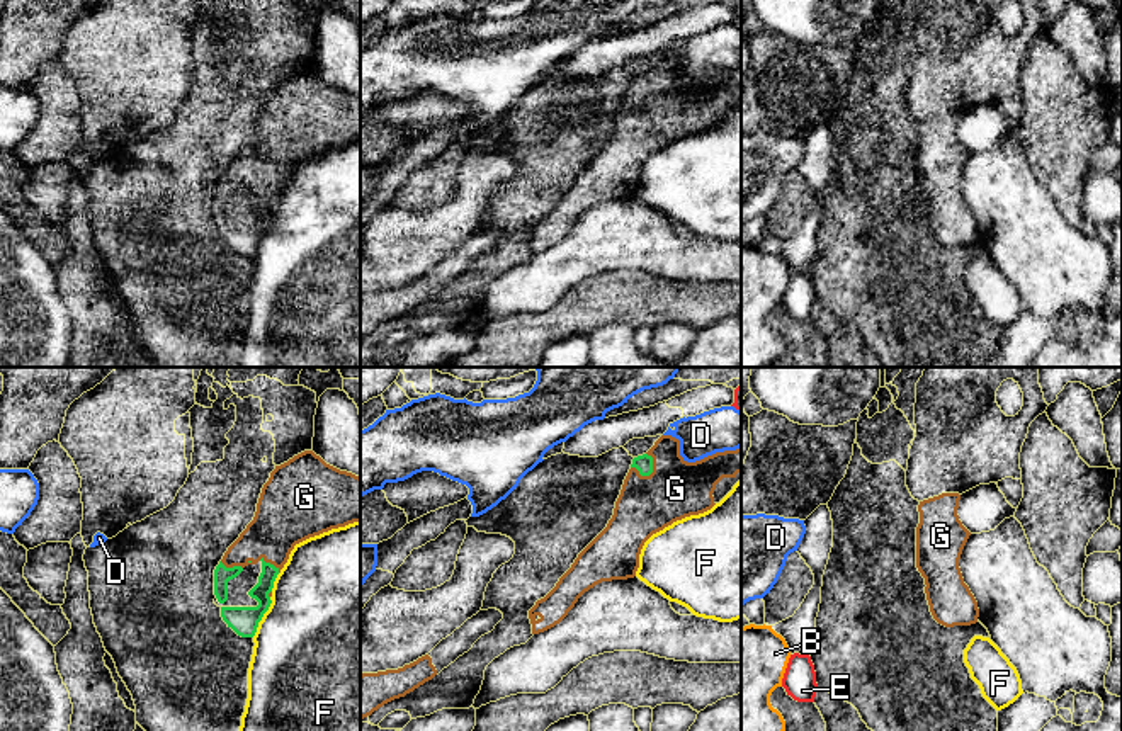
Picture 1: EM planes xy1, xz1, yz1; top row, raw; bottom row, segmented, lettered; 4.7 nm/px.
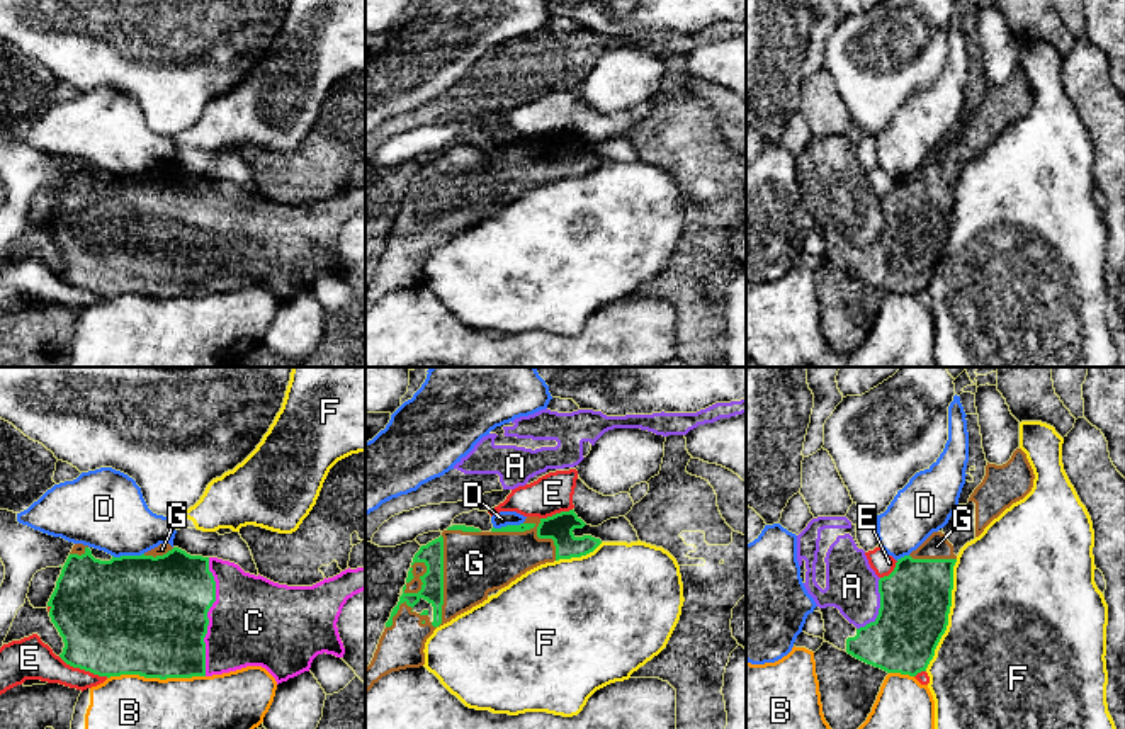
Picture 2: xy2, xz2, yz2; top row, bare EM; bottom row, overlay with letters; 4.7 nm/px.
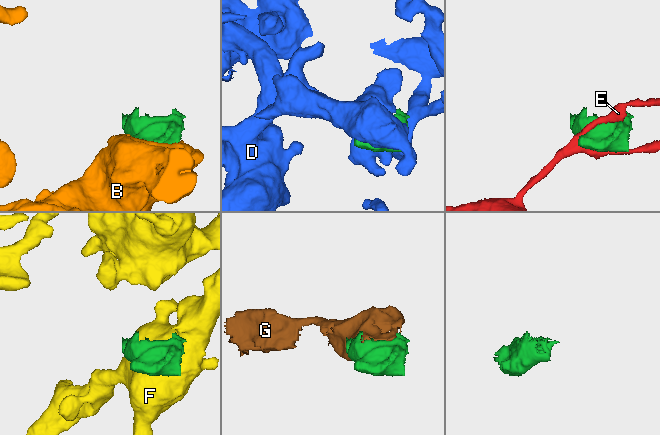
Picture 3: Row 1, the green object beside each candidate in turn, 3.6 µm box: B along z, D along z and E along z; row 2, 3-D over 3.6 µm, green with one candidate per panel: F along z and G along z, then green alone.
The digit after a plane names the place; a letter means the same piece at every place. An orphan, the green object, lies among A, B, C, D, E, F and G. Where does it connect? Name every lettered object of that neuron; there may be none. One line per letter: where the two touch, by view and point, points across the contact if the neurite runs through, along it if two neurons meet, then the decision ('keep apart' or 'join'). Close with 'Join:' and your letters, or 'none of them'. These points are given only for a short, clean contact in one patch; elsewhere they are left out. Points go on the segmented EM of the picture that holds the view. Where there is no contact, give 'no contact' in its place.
A: meets green in yz2 at (881, 607); keep apart
B: meets green in xy2 at (155, 677); keep apart
C: meets green in xy2 at (206, 617); join
D: meets green in xy2 at (128, 556); keep apart
E: meets green in xy2 at (84, 668); keep apart
F: meets green in yz2 at (947, 615); keep apart
G: meets green in xz2 at (534, 525); join
Join: C, G

